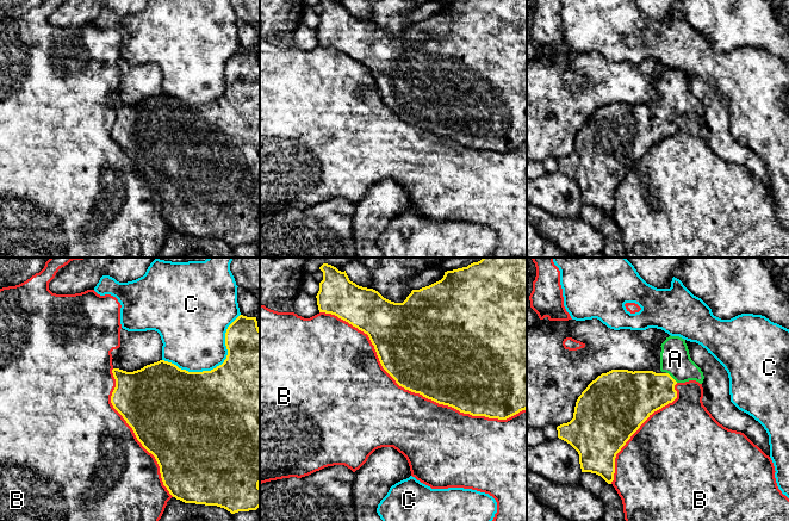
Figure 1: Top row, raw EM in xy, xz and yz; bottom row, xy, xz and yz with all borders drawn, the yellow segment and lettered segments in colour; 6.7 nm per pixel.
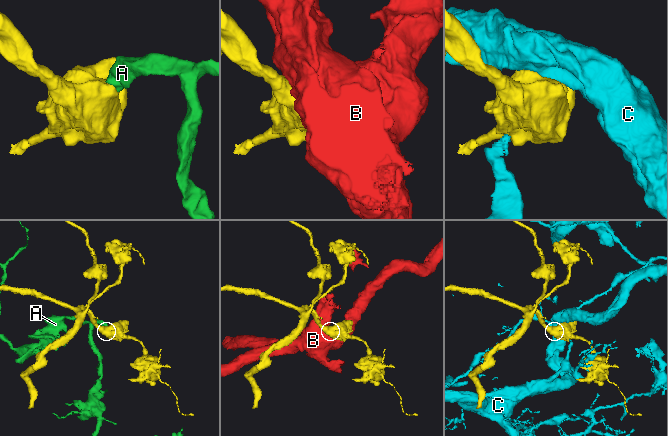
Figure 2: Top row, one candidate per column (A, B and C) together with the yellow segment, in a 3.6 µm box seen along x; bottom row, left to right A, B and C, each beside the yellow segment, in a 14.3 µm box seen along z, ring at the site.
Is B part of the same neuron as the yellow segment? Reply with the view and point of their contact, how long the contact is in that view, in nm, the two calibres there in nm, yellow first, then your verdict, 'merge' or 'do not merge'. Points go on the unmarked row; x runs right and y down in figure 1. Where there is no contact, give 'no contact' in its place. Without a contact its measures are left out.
contact xz (414, 124); length 1550 nm; calibres 500 and 440 nm; do not merge

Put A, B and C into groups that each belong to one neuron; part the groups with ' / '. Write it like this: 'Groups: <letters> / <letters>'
Groups: A / B / C

